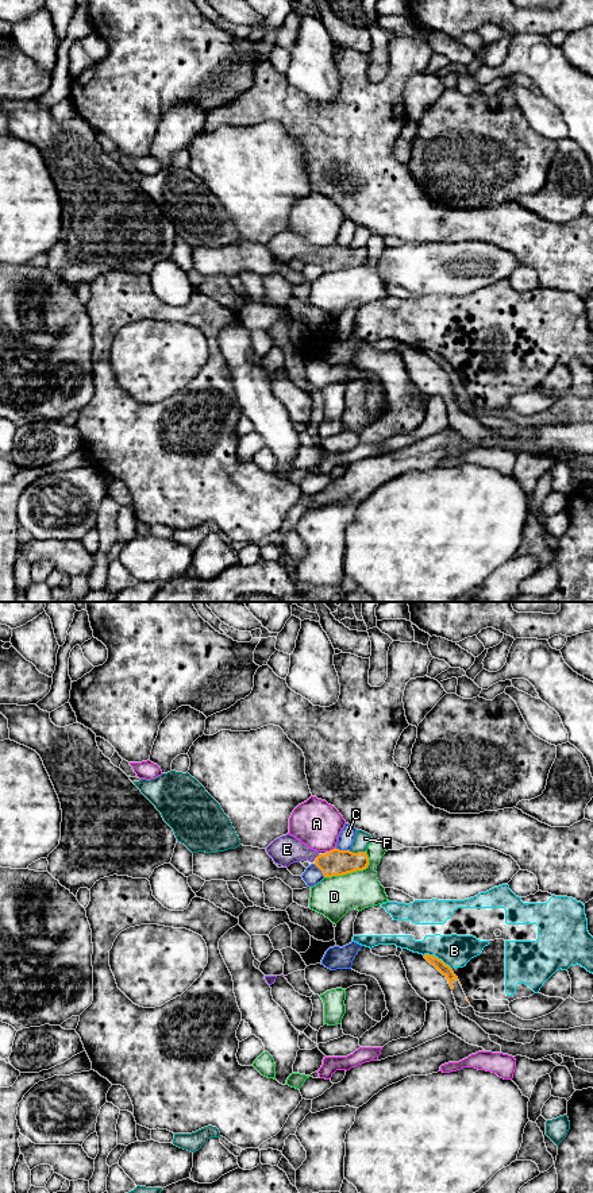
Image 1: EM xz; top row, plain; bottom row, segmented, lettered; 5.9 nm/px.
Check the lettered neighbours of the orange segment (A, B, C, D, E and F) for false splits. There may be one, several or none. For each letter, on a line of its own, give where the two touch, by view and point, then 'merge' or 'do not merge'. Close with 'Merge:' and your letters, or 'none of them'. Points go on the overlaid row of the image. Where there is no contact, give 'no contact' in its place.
A: xz (332, 849) | do not merge
B: xz (436, 957) | do not merge
C: xz (342, 850) | do not merge
D: xz (353, 871) | do not merge
E: xz (318, 856) | merge
F: xz (358, 852) | do not merge
Merge: E

